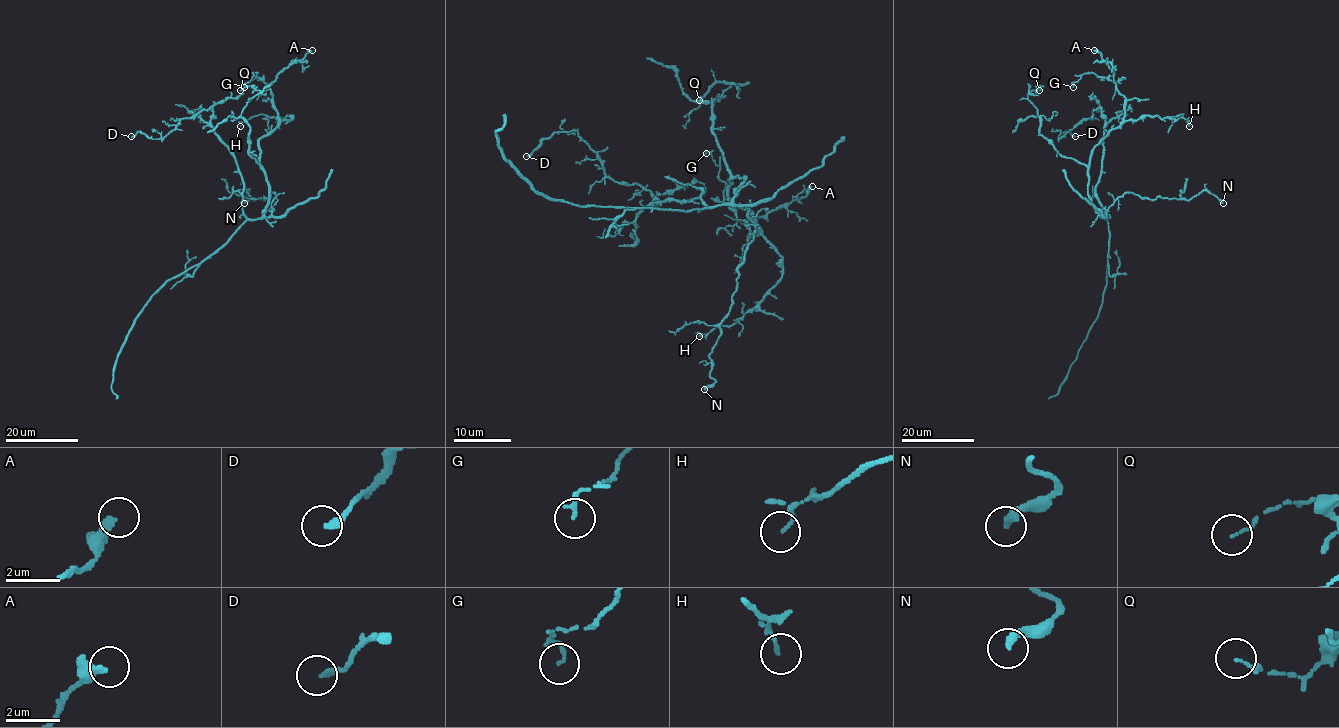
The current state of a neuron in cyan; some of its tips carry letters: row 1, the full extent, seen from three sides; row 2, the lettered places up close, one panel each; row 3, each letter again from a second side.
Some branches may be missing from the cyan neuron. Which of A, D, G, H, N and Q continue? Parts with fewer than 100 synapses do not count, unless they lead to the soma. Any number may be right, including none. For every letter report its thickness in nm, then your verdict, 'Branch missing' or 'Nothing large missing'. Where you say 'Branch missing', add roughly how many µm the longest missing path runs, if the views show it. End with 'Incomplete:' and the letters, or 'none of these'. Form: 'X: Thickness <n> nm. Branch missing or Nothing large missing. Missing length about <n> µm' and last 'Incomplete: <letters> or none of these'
A: Thickness 260 nm. Nothing large missing
D: Thickness 220 nm. Nothing large missing
G: Thickness 130 nm. Nothing large missing
H: Thickness 80 nm. Nothing large missing
N: Thickness 300 nm. Nothing large missing
Q: Thickness 80 nm. Nothing large missing
Incomplete: none of these

